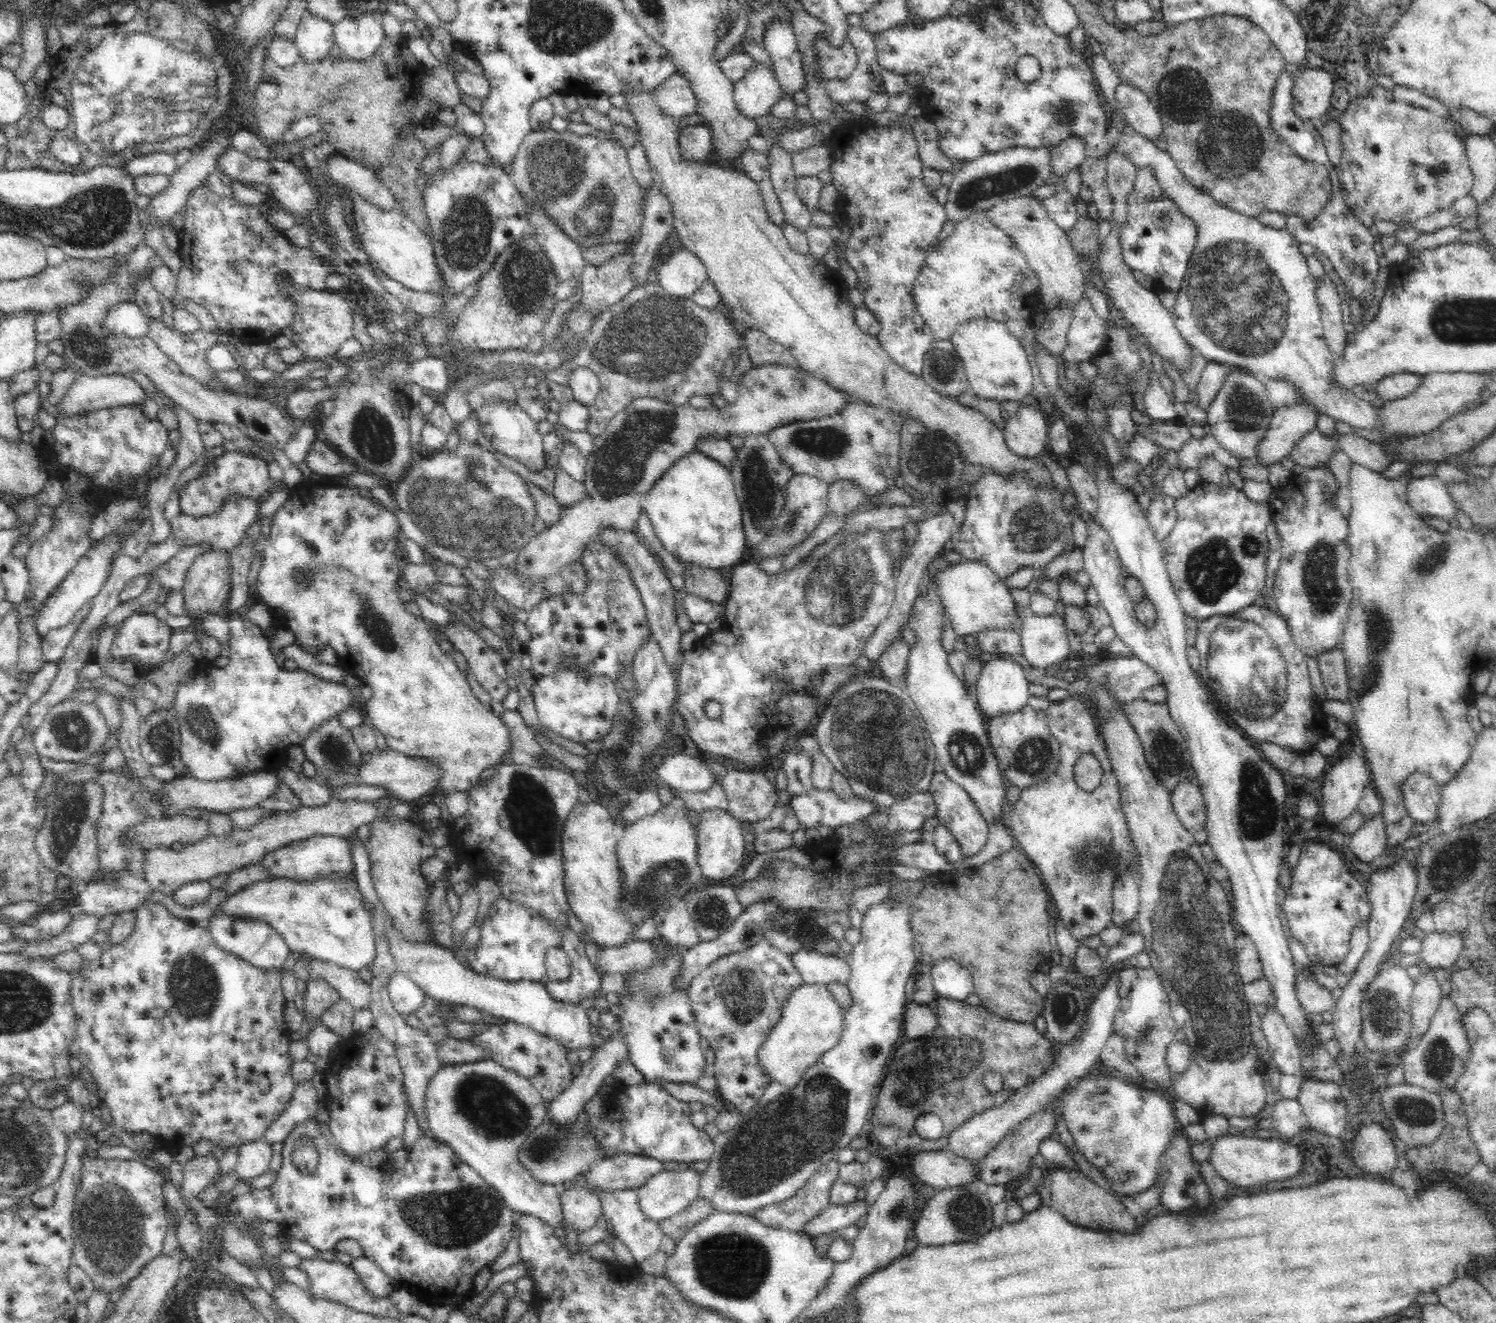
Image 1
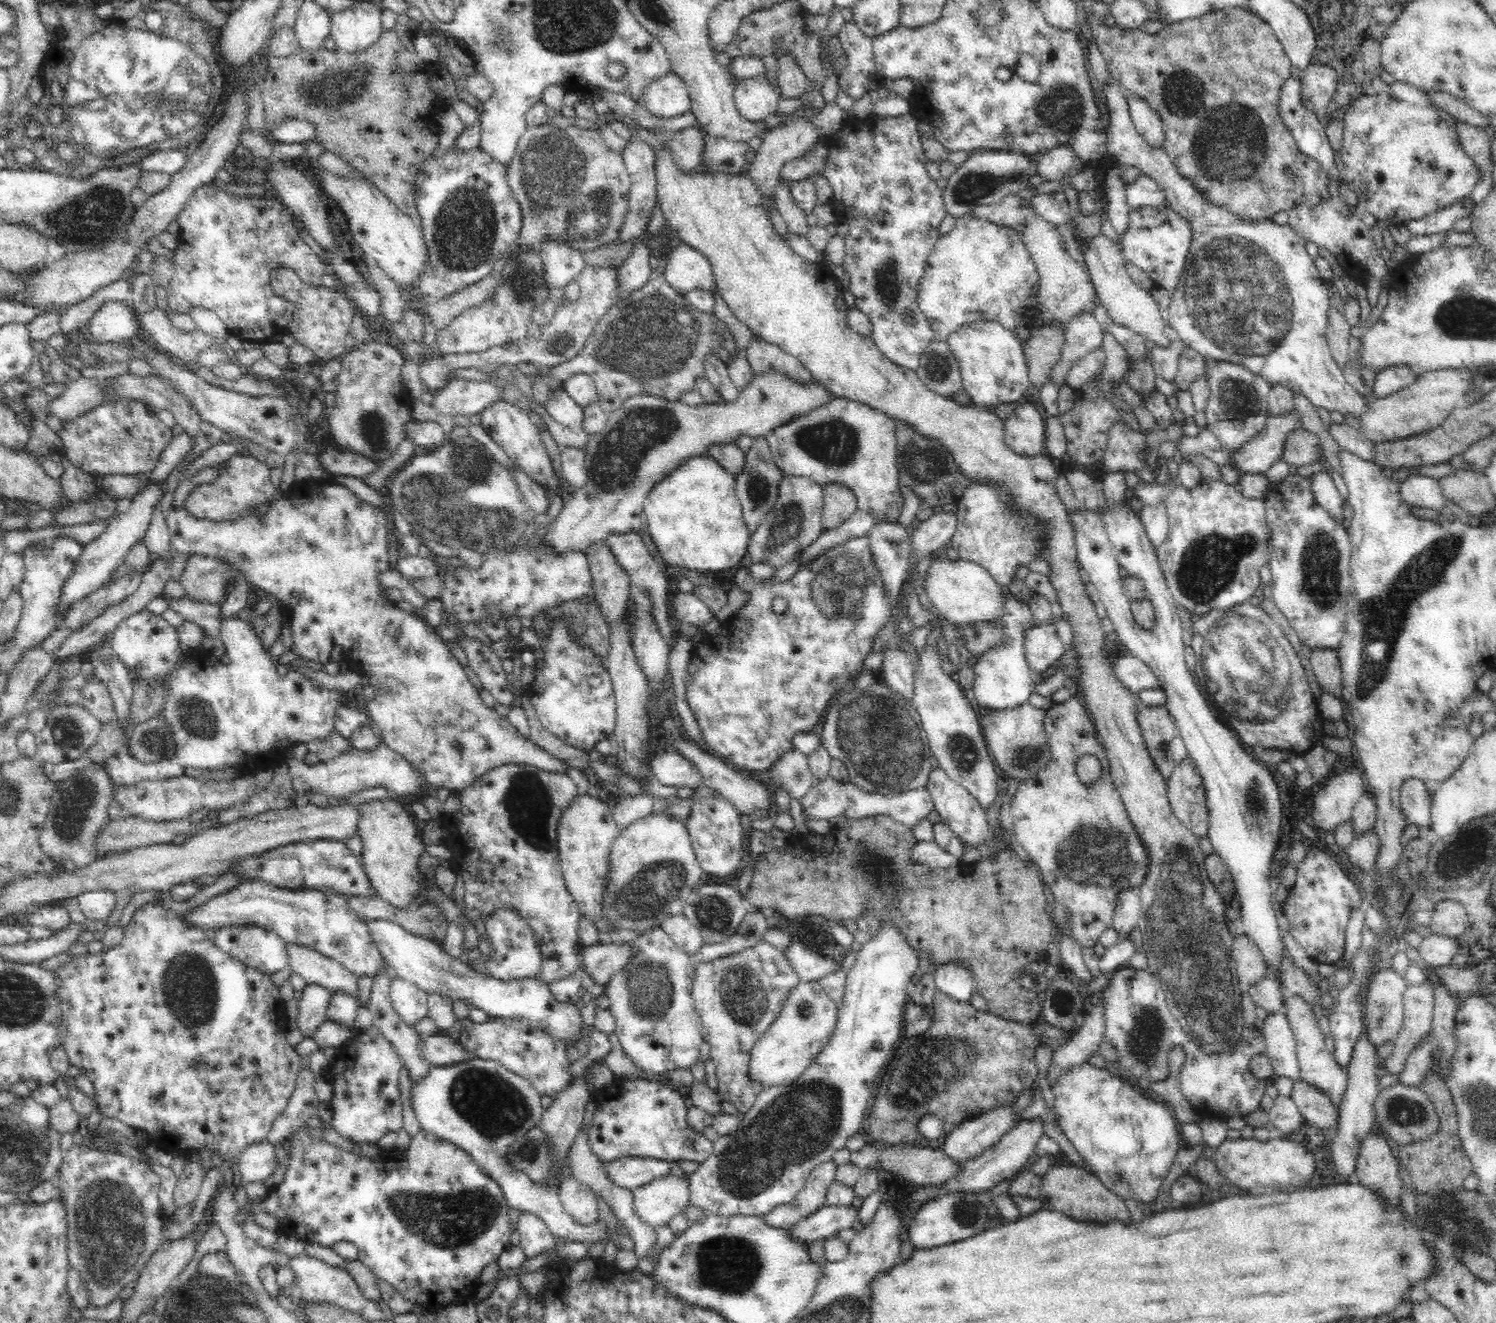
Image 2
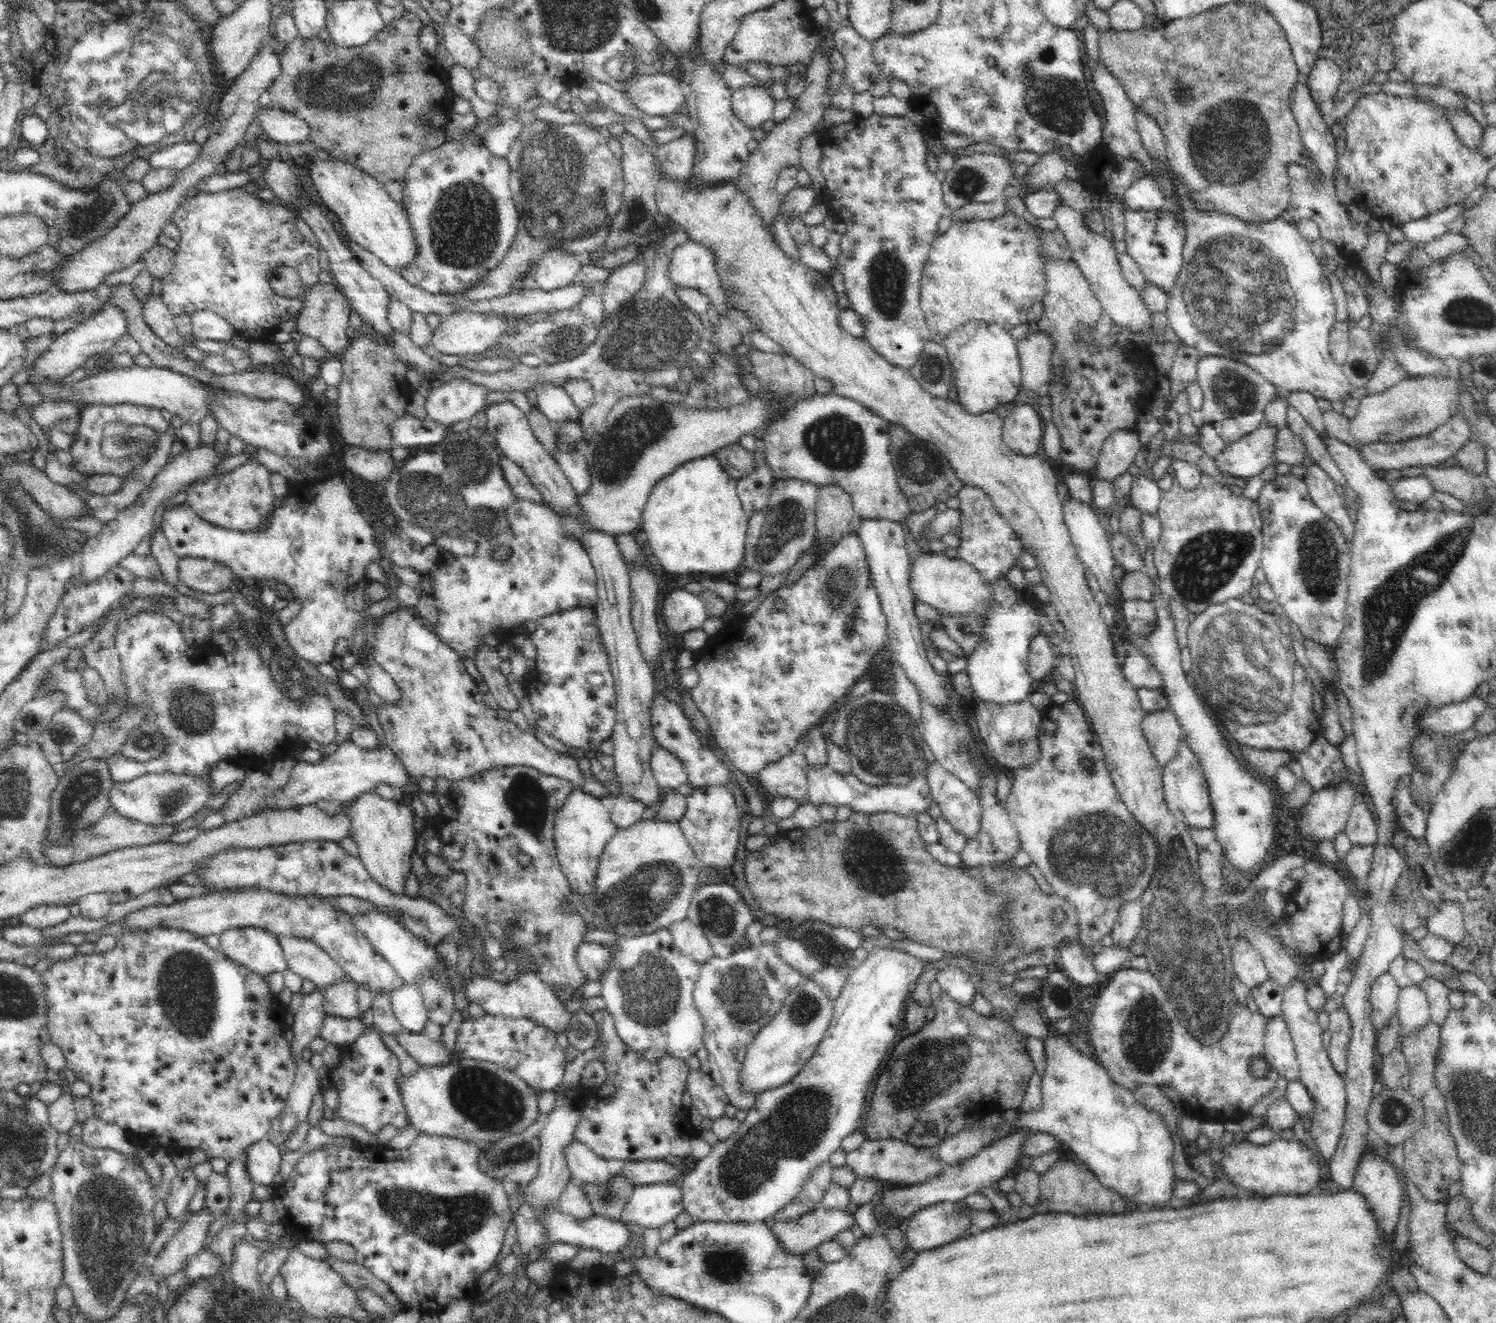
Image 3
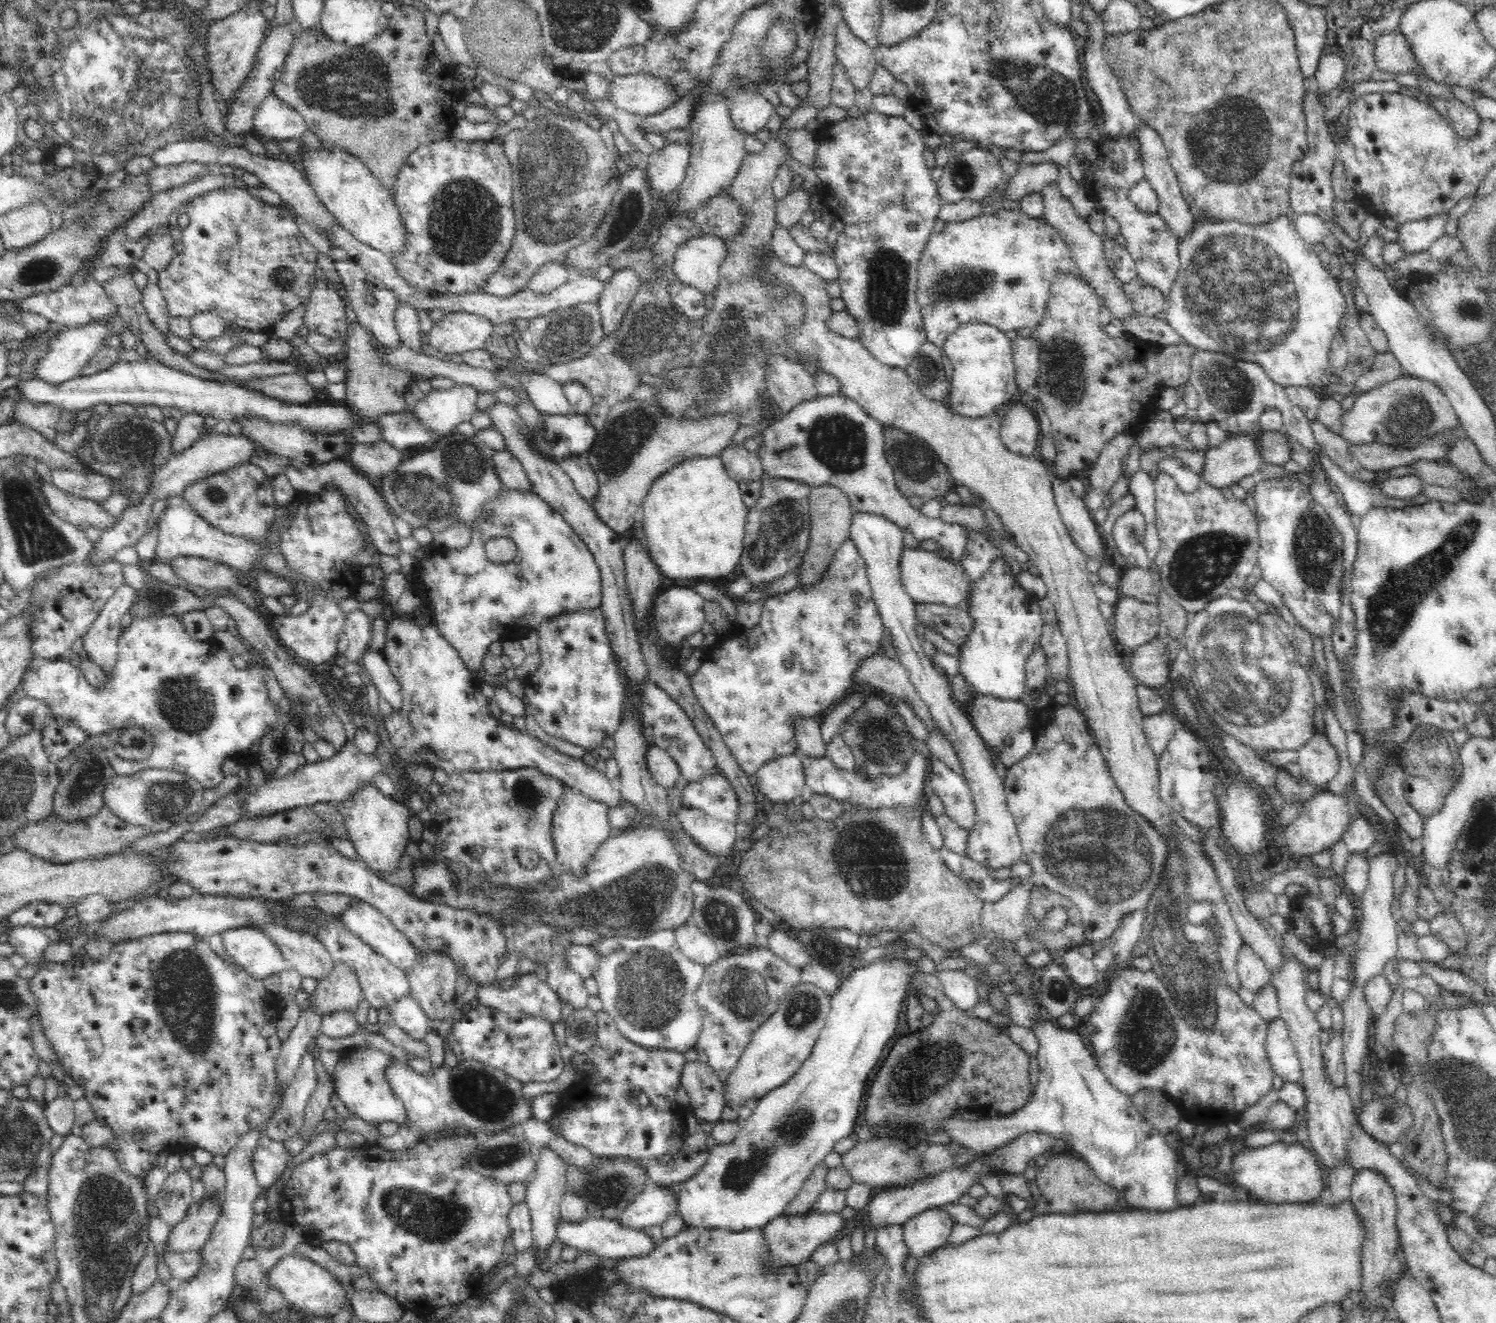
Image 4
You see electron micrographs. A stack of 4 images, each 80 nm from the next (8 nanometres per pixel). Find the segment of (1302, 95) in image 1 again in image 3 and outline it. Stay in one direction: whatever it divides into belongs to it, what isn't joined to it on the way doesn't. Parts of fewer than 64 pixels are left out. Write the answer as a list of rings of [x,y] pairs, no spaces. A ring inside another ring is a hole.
[[[1319,57],[1314,64],[1314,70],[1307,77],[1309,89],[1318,104],[1328,98],[1334,98],[1340,82],[1340,65],[1338,61],[1328,57]]]

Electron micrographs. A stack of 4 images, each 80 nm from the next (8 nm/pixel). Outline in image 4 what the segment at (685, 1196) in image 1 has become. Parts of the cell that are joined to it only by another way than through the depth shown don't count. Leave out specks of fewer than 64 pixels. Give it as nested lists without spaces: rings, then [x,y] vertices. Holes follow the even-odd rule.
[[[649,1185],[626,1206],[617,1220],[622,1226],[640,1230],[661,1225],[677,1208],[676,1186]]]

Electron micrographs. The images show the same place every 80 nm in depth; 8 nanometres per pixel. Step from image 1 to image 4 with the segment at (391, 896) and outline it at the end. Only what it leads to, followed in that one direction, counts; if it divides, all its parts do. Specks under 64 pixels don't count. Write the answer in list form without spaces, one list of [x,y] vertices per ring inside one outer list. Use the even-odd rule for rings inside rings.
[[[373,783],[360,784],[343,803],[336,808],[344,817],[350,841],[356,852],[365,861],[372,873],[396,871],[405,855],[405,848],[410,840],[409,828],[412,811],[406,802],[399,802],[394,797],[388,797],[380,792]]]

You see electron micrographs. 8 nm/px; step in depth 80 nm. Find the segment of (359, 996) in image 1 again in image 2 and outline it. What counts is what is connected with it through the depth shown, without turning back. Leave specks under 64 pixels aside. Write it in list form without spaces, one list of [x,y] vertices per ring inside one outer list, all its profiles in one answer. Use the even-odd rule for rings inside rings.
[[[286,944],[290,970],[299,974],[307,984],[317,984],[330,991],[346,989],[354,993],[357,1000],[357,980],[337,960],[326,956],[318,949],[304,944]]]

